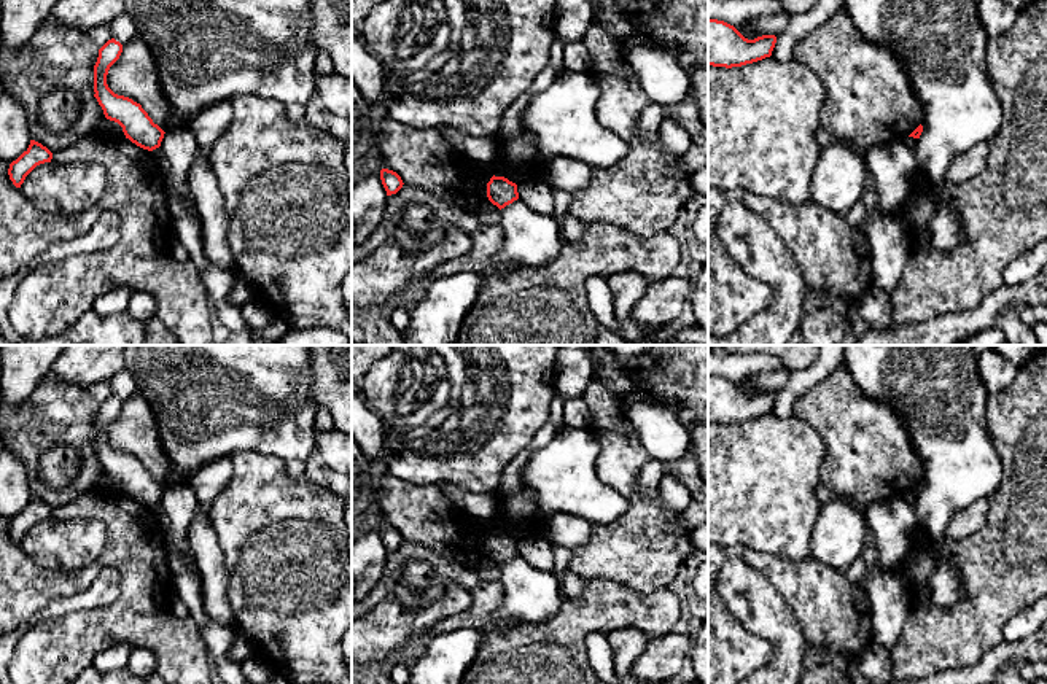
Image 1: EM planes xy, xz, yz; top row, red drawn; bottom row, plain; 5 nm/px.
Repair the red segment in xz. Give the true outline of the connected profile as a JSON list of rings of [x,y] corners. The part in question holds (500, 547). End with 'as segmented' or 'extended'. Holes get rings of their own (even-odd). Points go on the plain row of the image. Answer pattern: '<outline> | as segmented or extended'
[[[492,533],[487,539],[487,554],[500,566],[519,555],[517,541],[504,533]]] | as segmented

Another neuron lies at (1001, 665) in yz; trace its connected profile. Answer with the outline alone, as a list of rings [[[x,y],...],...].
[[[1047,622],[1031,639],[1002,639],[969,668],[950,668],[921,679],[888,684],[1033,684],[1020,674],[1020,665],[1026,662],[1047,662]]]

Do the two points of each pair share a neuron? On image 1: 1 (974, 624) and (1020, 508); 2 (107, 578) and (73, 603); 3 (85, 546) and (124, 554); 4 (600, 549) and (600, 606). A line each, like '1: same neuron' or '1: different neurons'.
1: same neuron
2: same neuron
3: different neurons
4: different neurons

